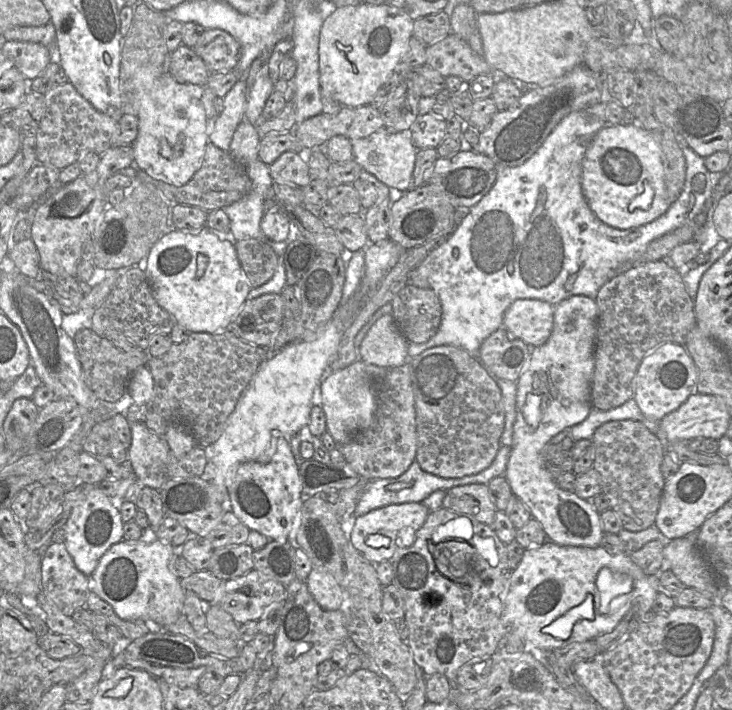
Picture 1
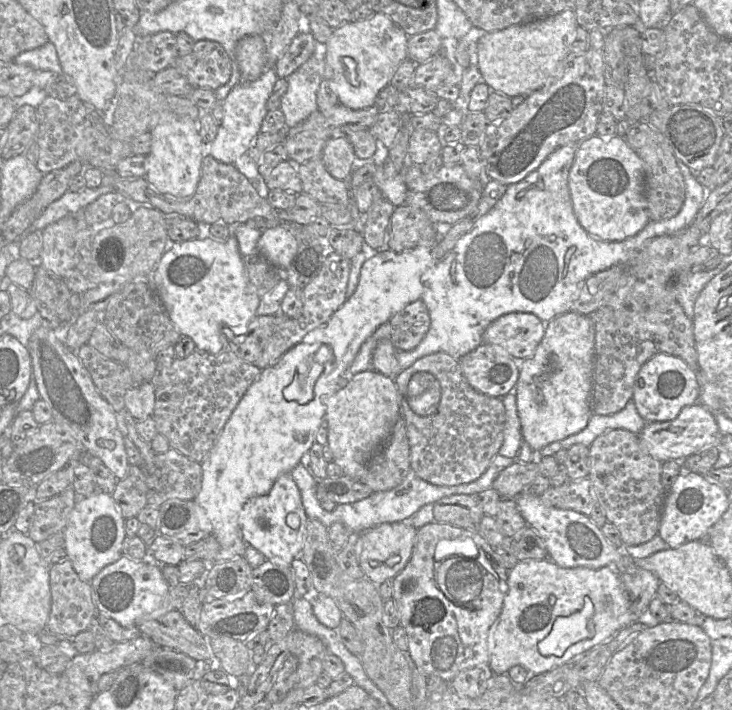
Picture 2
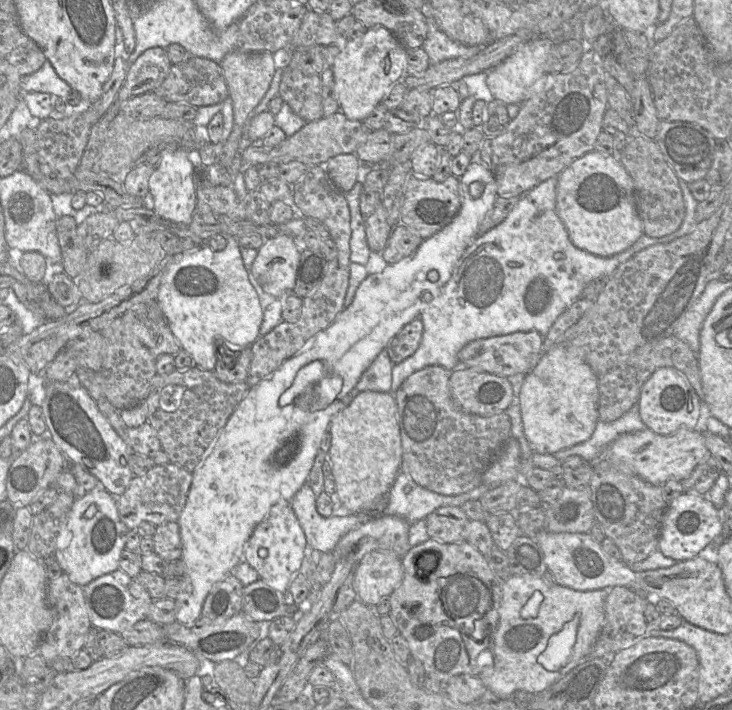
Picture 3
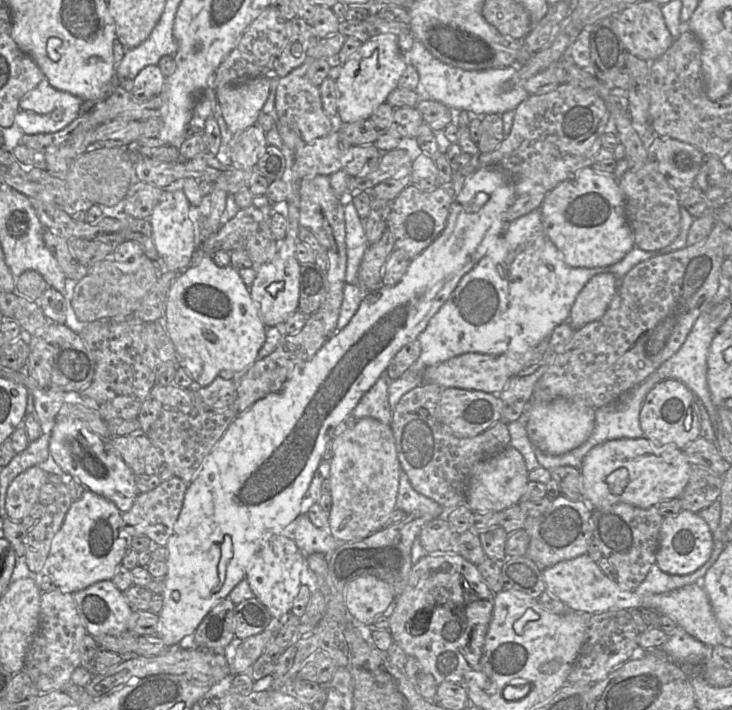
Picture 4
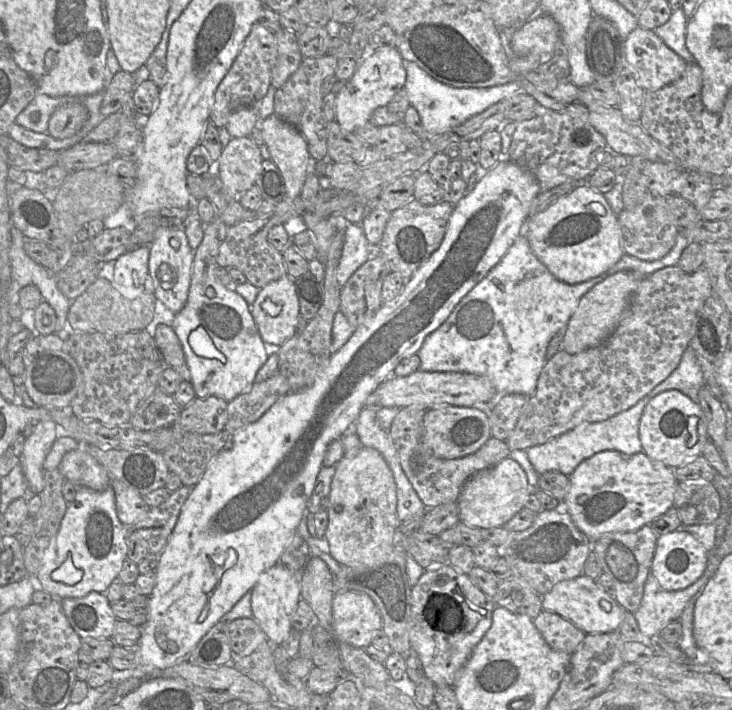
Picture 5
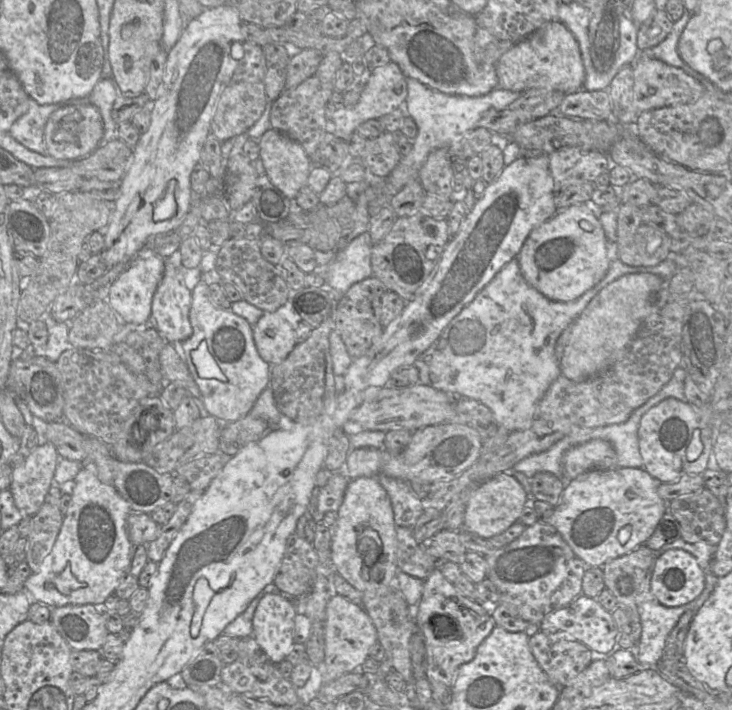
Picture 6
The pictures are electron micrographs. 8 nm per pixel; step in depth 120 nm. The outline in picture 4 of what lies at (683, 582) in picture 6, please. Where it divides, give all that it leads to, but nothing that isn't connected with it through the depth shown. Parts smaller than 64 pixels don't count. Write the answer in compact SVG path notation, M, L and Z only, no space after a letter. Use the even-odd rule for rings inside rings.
M682 510L678 515L662 520L656 563L665 573L684 576L701 568L710 558L714 537L708 524L698 513Z

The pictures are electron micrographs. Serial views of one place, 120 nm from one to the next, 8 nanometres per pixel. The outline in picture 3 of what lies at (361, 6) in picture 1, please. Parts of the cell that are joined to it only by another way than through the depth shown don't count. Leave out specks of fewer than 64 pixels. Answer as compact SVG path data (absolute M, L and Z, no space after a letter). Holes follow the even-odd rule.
M384 26L370 27L355 39L343 38L340 52L331 66L339 110L350 120L364 121L391 88L402 81L406 75L406 67L406 48Z

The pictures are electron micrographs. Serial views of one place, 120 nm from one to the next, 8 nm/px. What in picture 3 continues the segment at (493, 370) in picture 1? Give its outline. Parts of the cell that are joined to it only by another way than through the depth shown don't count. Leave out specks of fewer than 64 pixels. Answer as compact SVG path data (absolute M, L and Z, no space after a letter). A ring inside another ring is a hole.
M456 366L449 385L457 406L471 414L490 416L505 412L514 401L510 379L473 368Z

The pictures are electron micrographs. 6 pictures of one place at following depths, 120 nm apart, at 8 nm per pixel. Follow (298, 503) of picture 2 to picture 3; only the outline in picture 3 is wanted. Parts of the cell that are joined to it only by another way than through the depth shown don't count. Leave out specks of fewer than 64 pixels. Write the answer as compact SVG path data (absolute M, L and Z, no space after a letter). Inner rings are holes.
M291 502L274 504L267 517L253 530L244 546L241 561L247 561L260 579L280 592L289 592L290 583L299 573L307 554L306 536L292 509Z

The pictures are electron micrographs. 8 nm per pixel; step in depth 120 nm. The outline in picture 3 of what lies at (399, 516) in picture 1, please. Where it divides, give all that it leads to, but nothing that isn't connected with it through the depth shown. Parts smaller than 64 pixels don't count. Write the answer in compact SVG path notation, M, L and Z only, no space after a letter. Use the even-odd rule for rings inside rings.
M379 550L367 553L360 561L353 579L353 588L358 600L376 607L384 598L389 598L403 578L402 560L392 551Z

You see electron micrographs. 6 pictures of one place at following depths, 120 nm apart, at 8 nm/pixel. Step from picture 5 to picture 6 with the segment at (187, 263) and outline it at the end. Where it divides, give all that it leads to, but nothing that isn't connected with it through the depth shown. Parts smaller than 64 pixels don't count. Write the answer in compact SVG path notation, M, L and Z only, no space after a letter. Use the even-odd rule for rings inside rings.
M180 251L165 259L165 270L153 296L151 322L168 343L181 345L192 335L190 323L192 292L186 287Z

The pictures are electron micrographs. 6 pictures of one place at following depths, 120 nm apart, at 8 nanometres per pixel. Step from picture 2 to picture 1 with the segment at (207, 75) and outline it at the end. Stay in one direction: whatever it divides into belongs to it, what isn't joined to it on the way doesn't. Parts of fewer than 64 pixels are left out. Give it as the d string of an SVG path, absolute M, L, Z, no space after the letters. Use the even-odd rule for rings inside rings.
M206 29L207 32L197 41L193 50L203 60L211 74L233 70L239 59L240 45L229 33L220 29Z

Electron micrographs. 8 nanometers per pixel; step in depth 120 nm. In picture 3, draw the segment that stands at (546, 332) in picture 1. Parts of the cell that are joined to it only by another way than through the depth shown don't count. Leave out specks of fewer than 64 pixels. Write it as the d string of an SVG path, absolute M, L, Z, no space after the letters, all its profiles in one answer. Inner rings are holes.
M534 330L476 339L458 352L457 367L473 368L508 379L517 374L526 374L541 356L543 339L544 336Z

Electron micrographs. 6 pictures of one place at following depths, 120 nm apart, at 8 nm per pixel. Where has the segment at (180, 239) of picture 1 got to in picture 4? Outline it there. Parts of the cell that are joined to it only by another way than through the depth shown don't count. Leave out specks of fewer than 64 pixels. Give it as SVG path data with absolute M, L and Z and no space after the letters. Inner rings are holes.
M201 249L196 251L196 259L172 282L164 316L167 332L179 357L179 365L188 371L195 387L207 387L222 371L241 376L257 360L266 340L266 325L260 318L250 289L244 284L237 269L231 265L217 266L213 257Z

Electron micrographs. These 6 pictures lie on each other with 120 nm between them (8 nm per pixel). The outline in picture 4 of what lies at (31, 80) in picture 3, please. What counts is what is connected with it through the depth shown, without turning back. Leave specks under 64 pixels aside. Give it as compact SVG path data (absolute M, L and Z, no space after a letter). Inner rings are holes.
M44 77L34 89L23 95L19 107L20 110L38 114L50 114L54 109L62 109L63 118L57 123L64 128L79 116L82 103L81 98L52 87Z

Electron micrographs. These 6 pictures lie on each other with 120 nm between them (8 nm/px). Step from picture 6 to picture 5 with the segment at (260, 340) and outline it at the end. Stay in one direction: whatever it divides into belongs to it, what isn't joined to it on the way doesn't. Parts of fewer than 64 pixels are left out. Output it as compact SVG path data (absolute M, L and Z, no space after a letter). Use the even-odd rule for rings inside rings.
M285 275L260 289L251 313L262 340L281 347L296 335L300 308L295 281Z

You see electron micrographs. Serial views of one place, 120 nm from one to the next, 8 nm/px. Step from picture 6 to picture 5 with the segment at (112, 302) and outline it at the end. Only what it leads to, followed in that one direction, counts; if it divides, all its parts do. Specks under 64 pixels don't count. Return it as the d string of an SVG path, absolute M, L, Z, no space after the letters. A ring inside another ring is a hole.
M149 246L121 255L112 264L112 283L126 298L135 298L145 290L149 273Z

